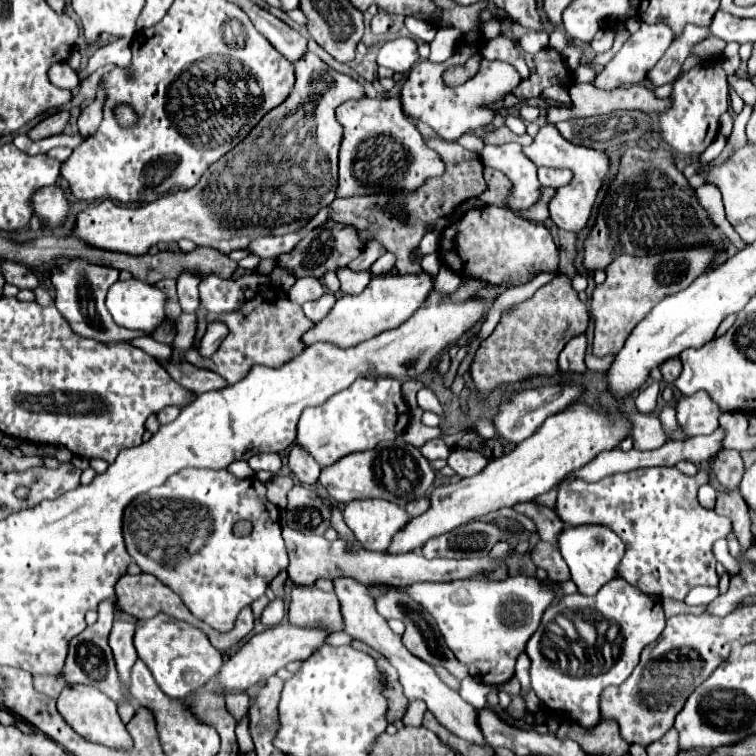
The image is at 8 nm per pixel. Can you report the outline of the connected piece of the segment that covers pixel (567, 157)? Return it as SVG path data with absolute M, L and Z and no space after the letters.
M542 125L538 135L534 137L532 145L524 147L522 153L536 165L536 167L550 167L550 169L570 169L574 173L574 179L566 185L560 187L550 203L550 217L552 221L566 231L580 231L582 227L586 227L594 199L598 195L598 189L602 185L602 179L608 171L608 157L606 153L600 151L592 151L592 149L584 149L584 147L576 147L570 145L568 141L564 141L564 137L560 137L560 133L556 133L554 125Z

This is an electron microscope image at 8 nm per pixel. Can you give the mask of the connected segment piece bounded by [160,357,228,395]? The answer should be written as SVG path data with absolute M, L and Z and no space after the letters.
M160 359L160 365L164 365L164 369L172 375L172 379L180 385L184 385L186 389L194 391L196 395L206 393L206 391L214 391L214 389L222 389L224 385L228 385L218 373L210 371L210 369L202 369L196 367L184 359Z

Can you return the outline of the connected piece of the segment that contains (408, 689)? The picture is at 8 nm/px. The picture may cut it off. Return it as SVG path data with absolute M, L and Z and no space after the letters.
M336 577L332 579L334 583L334 593L338 595L340 599L340 607L342 607L342 617L344 617L344 631L358 639L358 641L364 641L366 645L370 645L372 649L376 649L378 653L382 653L400 673L400 683L404 687L404 695L414 701L414 699L420 699L426 703L428 711L448 729L452 731L454 735L470 741L470 743L476 743L476 745L486 745L484 739L480 737L480 729L476 725L476 709L472 705L468 705L458 691L450 689L448 685L444 685L440 681L440 677L436 675L434 667L420 661L416 655L412 655L404 643L402 643L402 637L392 633L386 625L386 619L376 611L374 607L374 599L368 597L368 589L356 581L356 579L350 579L350 577Z

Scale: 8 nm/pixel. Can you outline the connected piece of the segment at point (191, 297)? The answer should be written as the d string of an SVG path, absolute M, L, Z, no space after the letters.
M182 269L180 275L178 275L178 297L180 297L180 305L182 305L182 311L186 313L194 313L200 305L198 301L198 283L202 281L202 275L196 271L186 271Z

